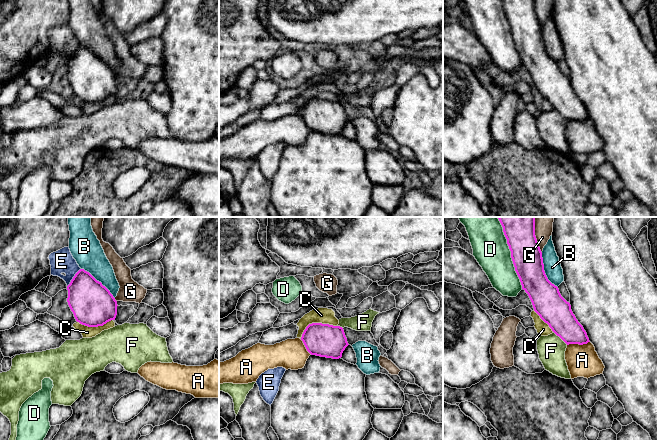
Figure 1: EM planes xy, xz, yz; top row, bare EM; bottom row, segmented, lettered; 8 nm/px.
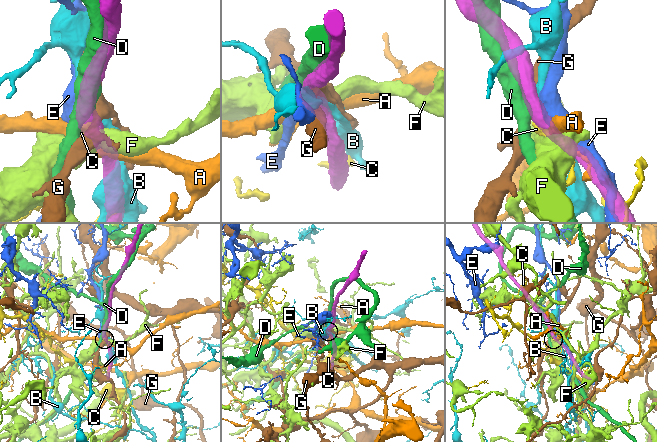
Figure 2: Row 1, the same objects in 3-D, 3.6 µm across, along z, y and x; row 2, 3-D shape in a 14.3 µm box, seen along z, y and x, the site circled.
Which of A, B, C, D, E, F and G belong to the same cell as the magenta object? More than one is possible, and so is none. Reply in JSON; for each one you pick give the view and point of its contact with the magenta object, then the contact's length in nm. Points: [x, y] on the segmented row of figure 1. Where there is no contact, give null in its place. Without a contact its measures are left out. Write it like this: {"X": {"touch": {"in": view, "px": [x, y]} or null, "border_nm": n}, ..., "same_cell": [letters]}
{"same_cell": []}

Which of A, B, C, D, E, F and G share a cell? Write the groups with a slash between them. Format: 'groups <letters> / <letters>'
groups A / B / C / D / E / F / G

